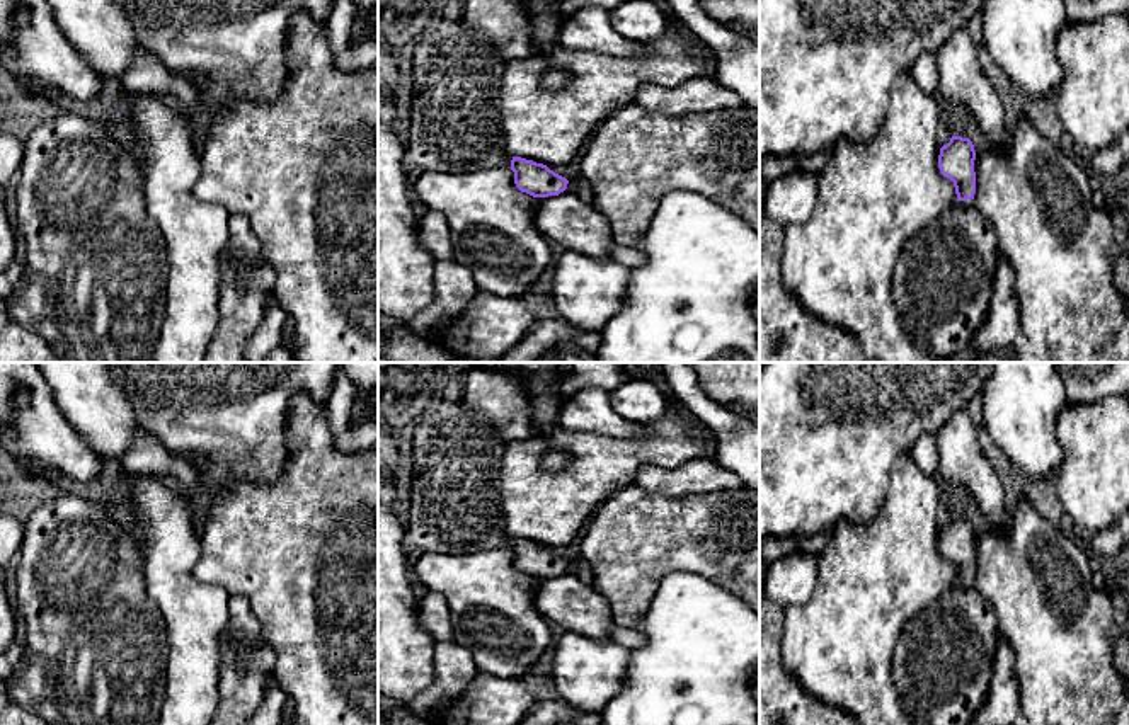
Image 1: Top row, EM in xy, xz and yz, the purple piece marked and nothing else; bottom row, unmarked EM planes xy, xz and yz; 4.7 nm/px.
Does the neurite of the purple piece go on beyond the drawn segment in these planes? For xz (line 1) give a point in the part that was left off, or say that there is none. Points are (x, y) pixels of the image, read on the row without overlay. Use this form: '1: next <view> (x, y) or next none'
1: next xz (455, 508)

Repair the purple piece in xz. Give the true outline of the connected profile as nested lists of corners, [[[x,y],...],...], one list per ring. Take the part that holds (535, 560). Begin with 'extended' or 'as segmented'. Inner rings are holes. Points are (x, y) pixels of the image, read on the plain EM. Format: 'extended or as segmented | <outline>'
extended | [[[455,390],[441,391],[412,425],[407,555],[509,548],[516,568],[533,579],[567,570],[569,562],[547,546],[504,531],[499,471],[506,442],[482,412],[463,405]]]

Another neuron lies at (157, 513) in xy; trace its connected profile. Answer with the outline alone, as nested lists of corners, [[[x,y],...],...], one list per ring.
[[[100,458],[102,471],[94,482],[77,482],[56,471],[46,471],[44,477],[51,487],[63,495],[82,500],[100,502],[138,543],[145,574],[146,594],[157,604],[167,625],[169,659],[165,667],[165,699],[157,725],[209,725],[220,703],[220,638],[230,619],[230,594],[223,585],[199,582],[194,575],[194,565],[201,557],[199,534],[194,529],[194,499],[177,487],[170,478],[131,473],[121,460]]]

